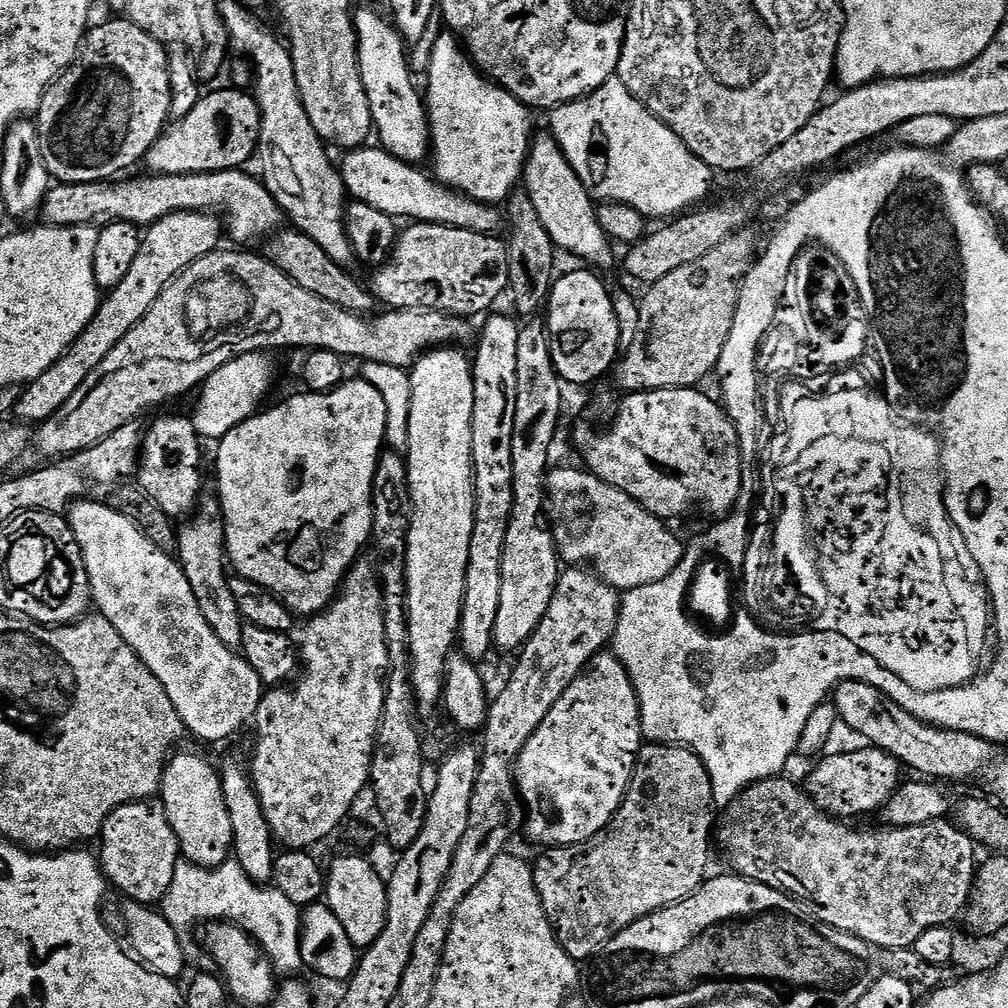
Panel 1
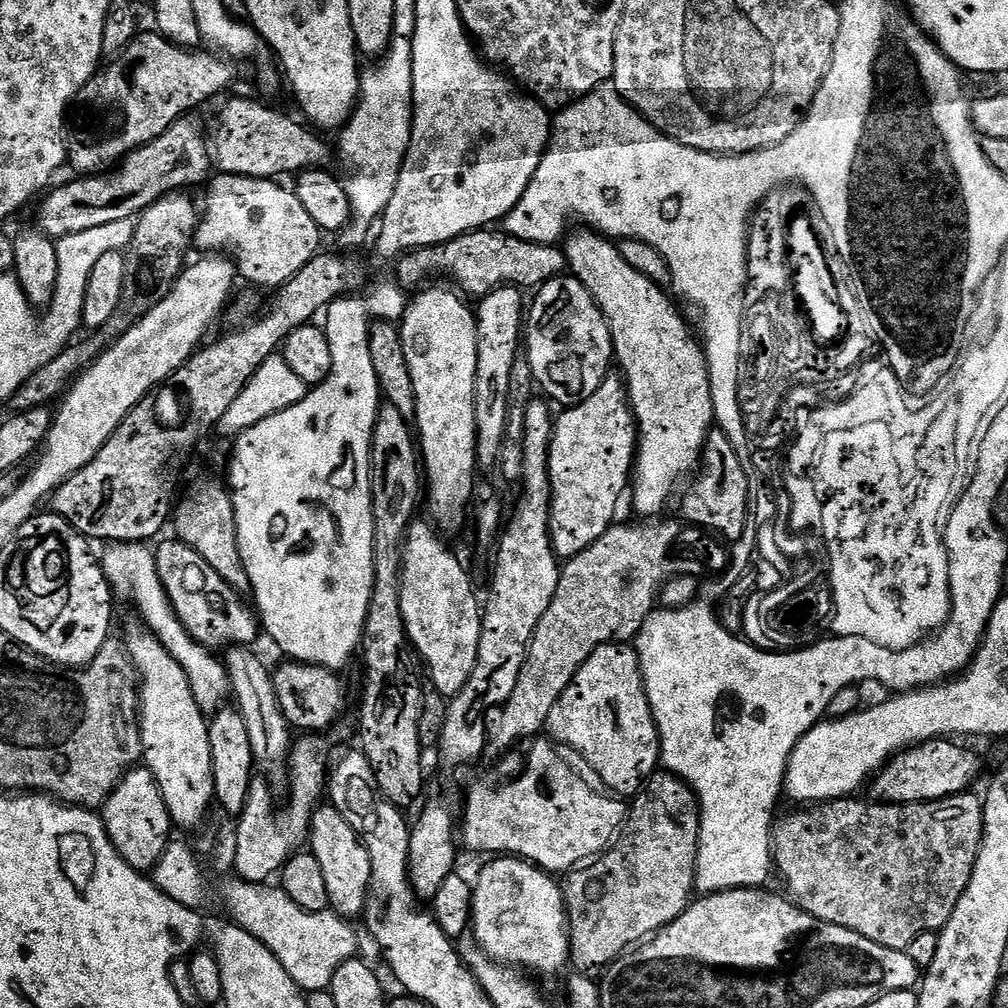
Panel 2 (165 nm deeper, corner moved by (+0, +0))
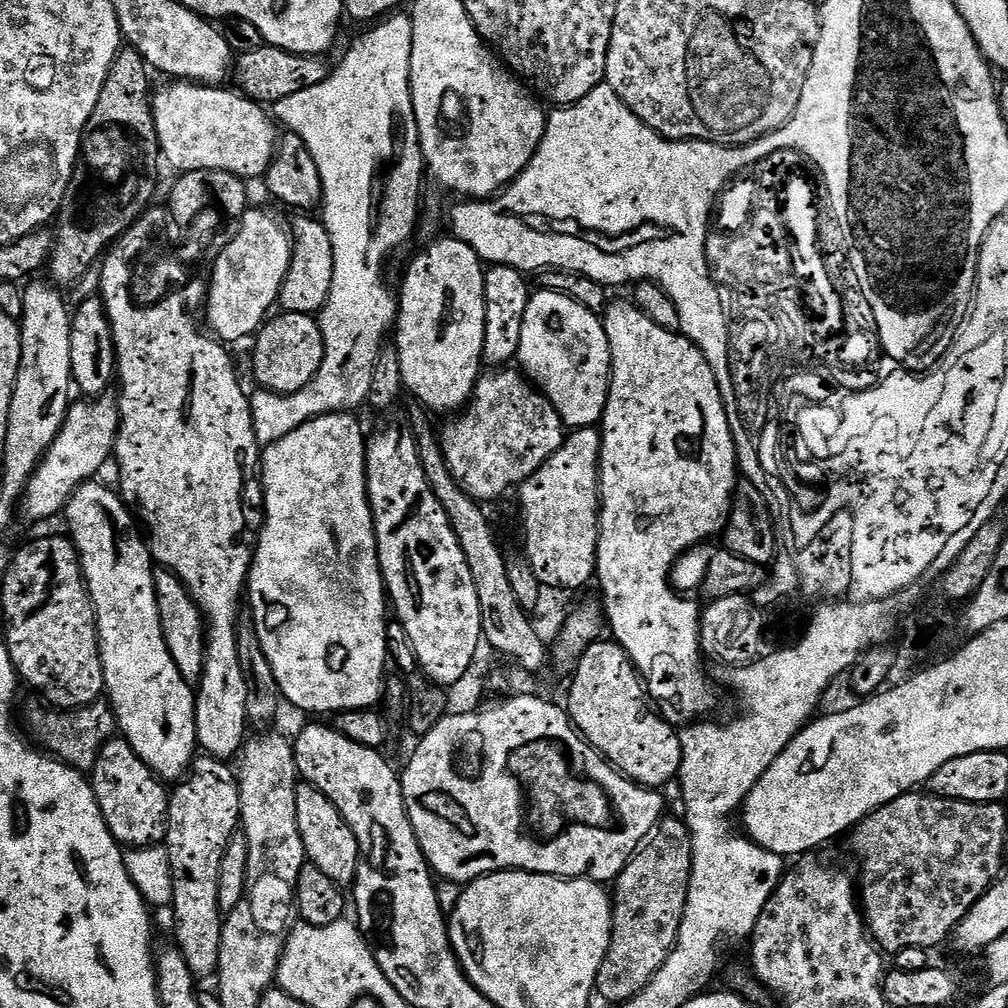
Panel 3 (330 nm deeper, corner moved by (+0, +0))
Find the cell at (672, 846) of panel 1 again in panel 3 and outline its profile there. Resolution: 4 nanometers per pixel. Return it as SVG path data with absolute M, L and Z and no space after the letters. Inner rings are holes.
M665 819L663 823L657 827L656 831L648 837L646 843L641 847L640 851L628 861L626 867L621 870L620 875L614 881L614 891L612 897L612 937L610 938L610 946L606 958L602 962L602 966L598 970L598 978L596 979L595 995L600 996L604 1000L609 1000L610 1003L616 1006L623 1006L630 998L634 998L643 990L647 984L652 983L652 975L666 962L666 958L671 954L672 949L676 947L676 939L678 938L678 930L682 926L682 918L686 910L686 894L690 886L690 878L692 877L692 834L688 831L688 825L683 819L677 820Z

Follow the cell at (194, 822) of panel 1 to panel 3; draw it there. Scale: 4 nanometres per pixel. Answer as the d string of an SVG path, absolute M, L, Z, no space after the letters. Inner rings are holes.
M100 482L84 484L70 498L66 509L66 532L76 545L80 569L84 571L84 582L92 597L92 607L96 610L96 631L100 638L100 661L104 667L106 700L116 713L116 722L123 739L139 754L142 762L146 762L149 770L155 772L161 781L176 782L191 769L192 762L198 755L196 693L193 685L188 684L182 674L178 674L178 666L174 666L174 658L170 658L170 650L162 634L156 601L154 561L149 541L140 537L141 529L129 505L113 489L112 493L106 485L96 483Z

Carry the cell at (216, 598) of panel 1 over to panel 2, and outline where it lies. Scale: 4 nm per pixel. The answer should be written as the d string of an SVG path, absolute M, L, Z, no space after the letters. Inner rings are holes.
M233 646L223 653L222 663L228 672L231 699L236 699L234 707L242 714L246 730L250 733L250 746L256 759L256 768L264 771L265 777L281 777L292 751L294 732L282 714L282 706L278 706L278 694L274 694L270 668L264 665L264 660L258 653L252 651L256 650L248 646Z

